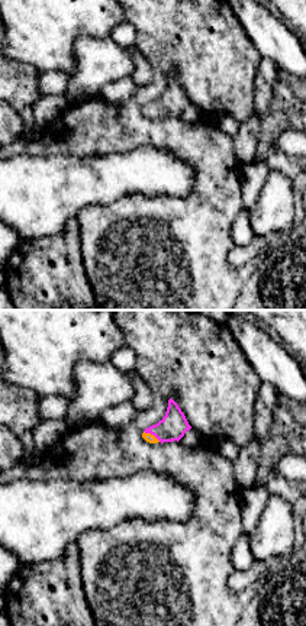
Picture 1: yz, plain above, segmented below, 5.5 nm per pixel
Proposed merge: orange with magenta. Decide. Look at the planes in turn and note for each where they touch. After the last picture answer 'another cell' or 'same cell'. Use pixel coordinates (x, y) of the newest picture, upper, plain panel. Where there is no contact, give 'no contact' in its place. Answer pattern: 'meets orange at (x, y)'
meets orange at (152, 110)

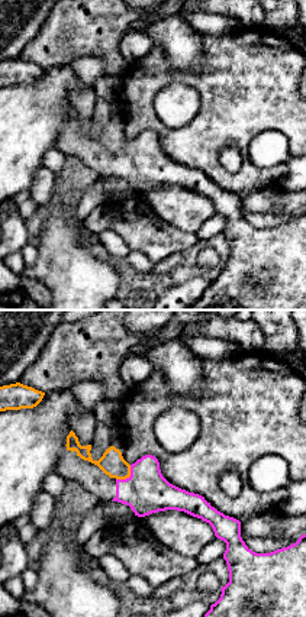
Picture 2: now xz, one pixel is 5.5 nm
meets orange at (128, 152)

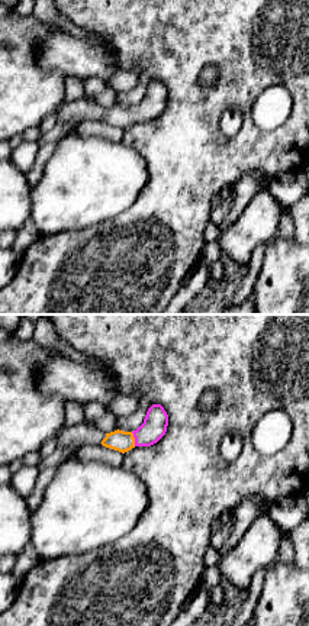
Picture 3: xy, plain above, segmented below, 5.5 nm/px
meets orange at (134, 115)

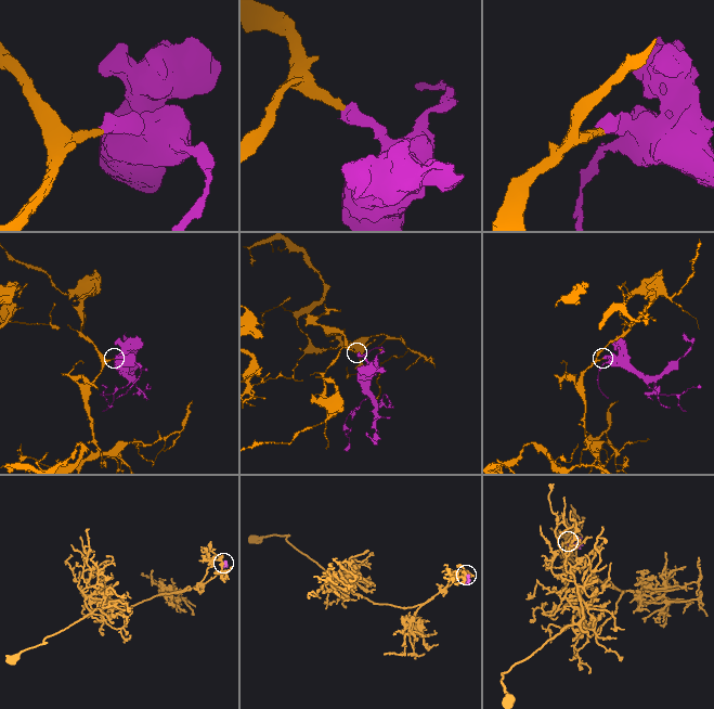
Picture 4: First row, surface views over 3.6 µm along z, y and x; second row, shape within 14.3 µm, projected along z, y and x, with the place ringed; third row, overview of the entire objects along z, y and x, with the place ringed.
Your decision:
same cell

